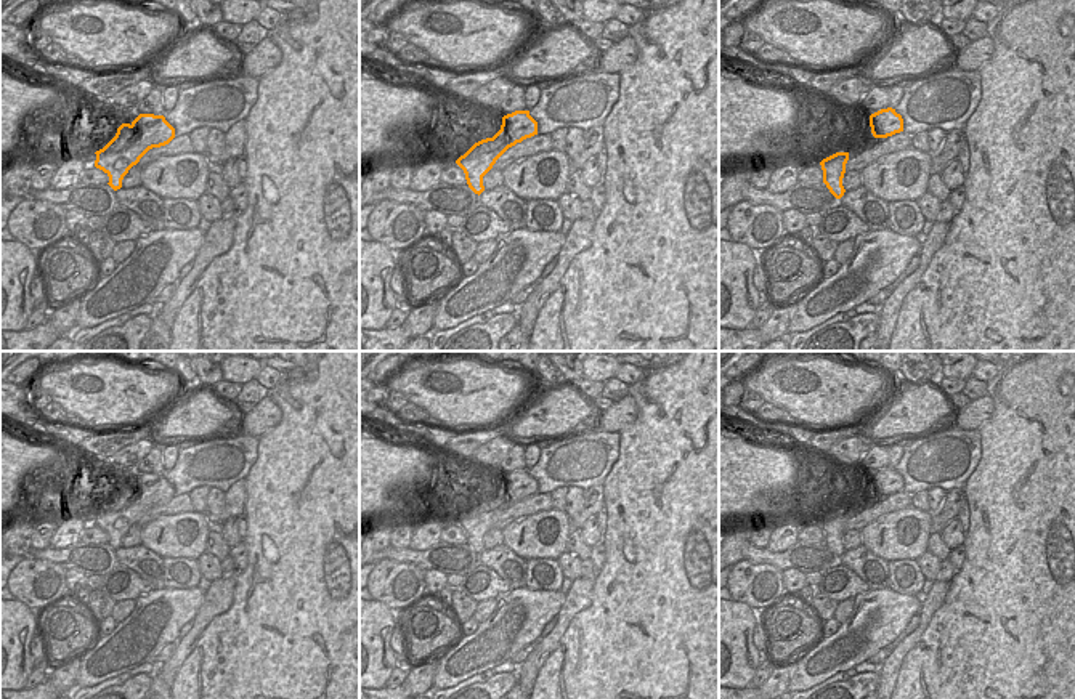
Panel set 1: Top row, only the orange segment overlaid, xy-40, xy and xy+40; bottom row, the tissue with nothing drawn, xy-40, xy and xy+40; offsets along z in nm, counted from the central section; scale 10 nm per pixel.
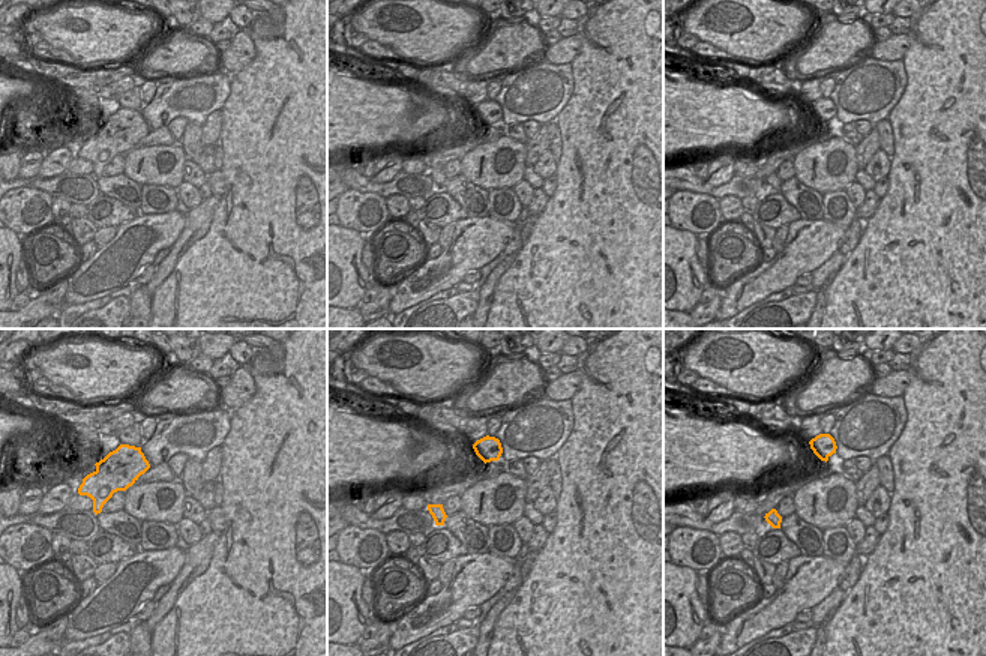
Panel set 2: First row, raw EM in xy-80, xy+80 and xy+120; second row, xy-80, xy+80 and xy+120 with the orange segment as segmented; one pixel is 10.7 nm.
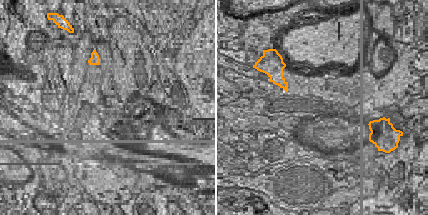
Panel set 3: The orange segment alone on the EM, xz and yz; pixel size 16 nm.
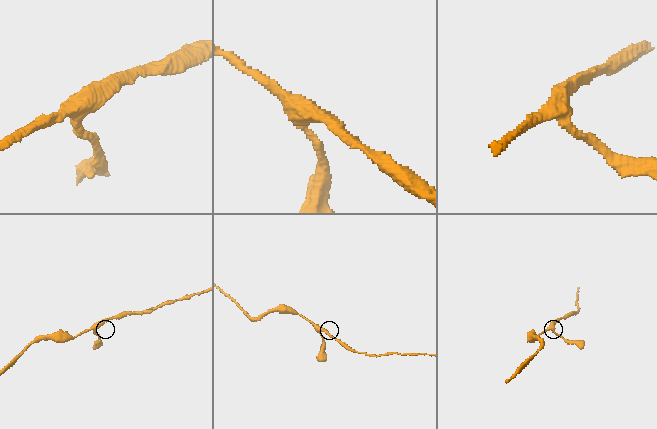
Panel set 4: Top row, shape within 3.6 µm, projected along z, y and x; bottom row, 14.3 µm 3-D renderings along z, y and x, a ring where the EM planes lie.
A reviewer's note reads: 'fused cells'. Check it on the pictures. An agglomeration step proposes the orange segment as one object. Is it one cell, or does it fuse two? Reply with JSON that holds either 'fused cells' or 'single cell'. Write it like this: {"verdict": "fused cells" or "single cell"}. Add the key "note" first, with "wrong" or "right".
{"note": "wrong", "verdict": "single cell"}

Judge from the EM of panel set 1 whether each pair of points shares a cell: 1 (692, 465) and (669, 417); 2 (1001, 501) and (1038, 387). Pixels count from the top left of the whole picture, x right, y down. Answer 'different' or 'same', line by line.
1: same
2: same

